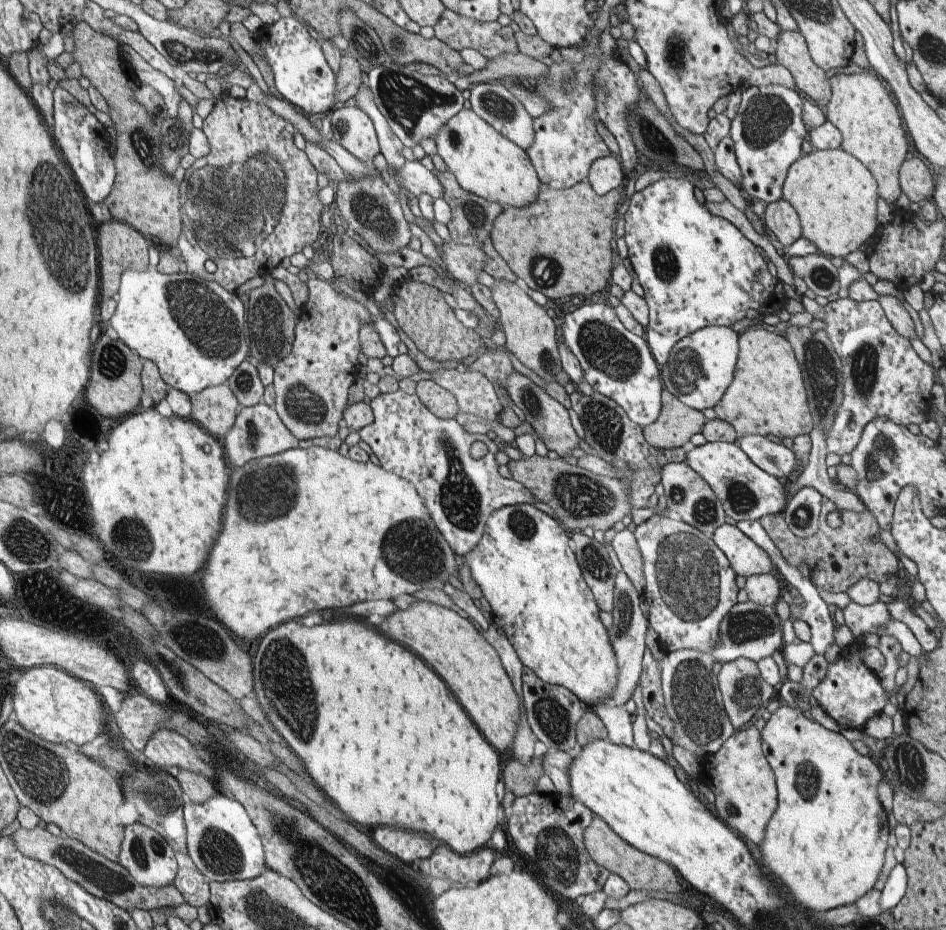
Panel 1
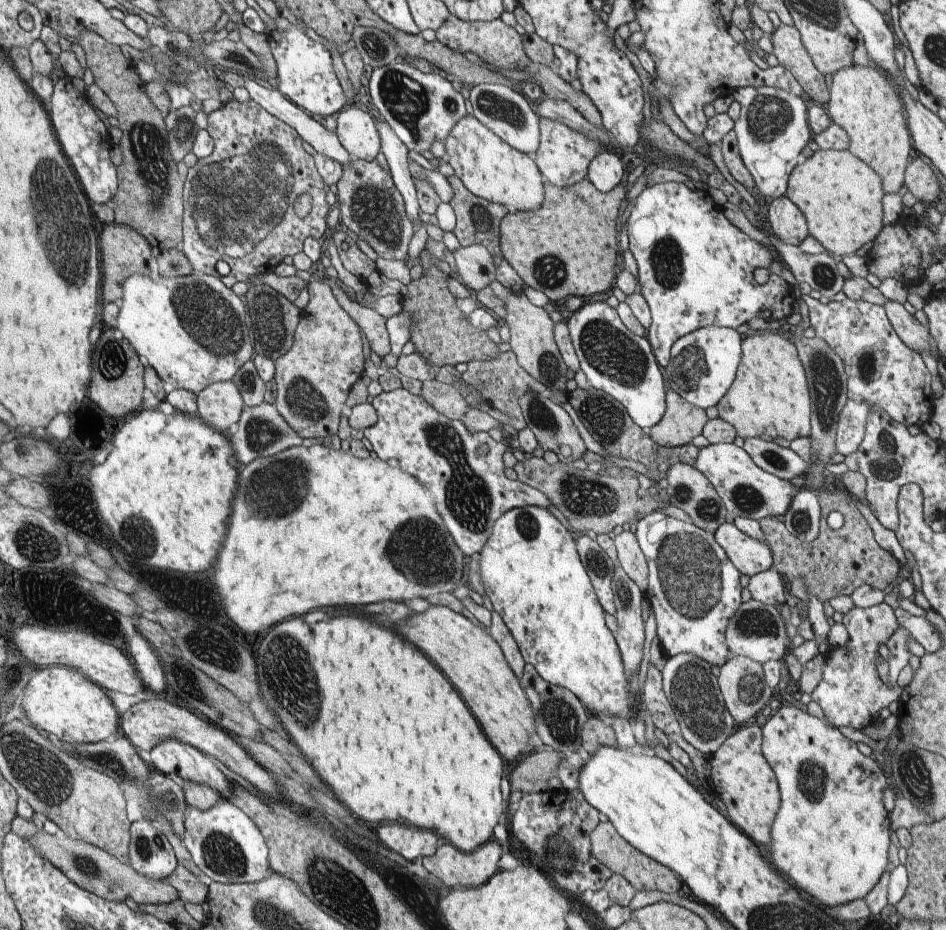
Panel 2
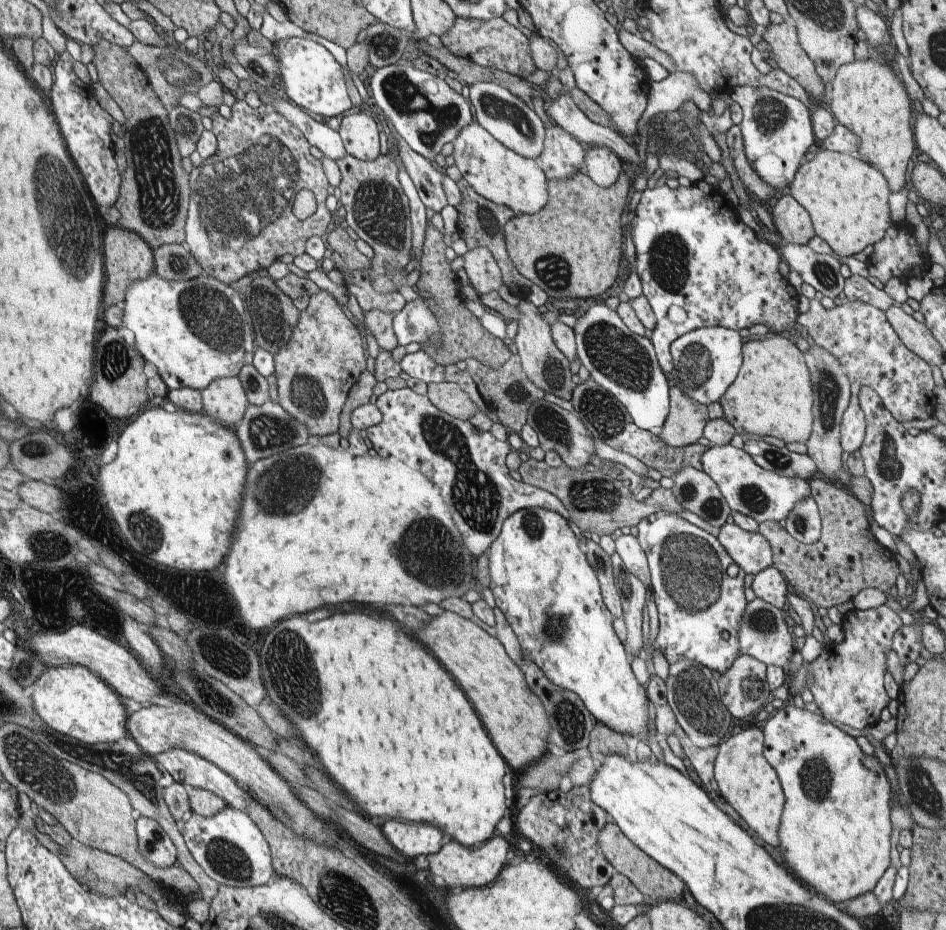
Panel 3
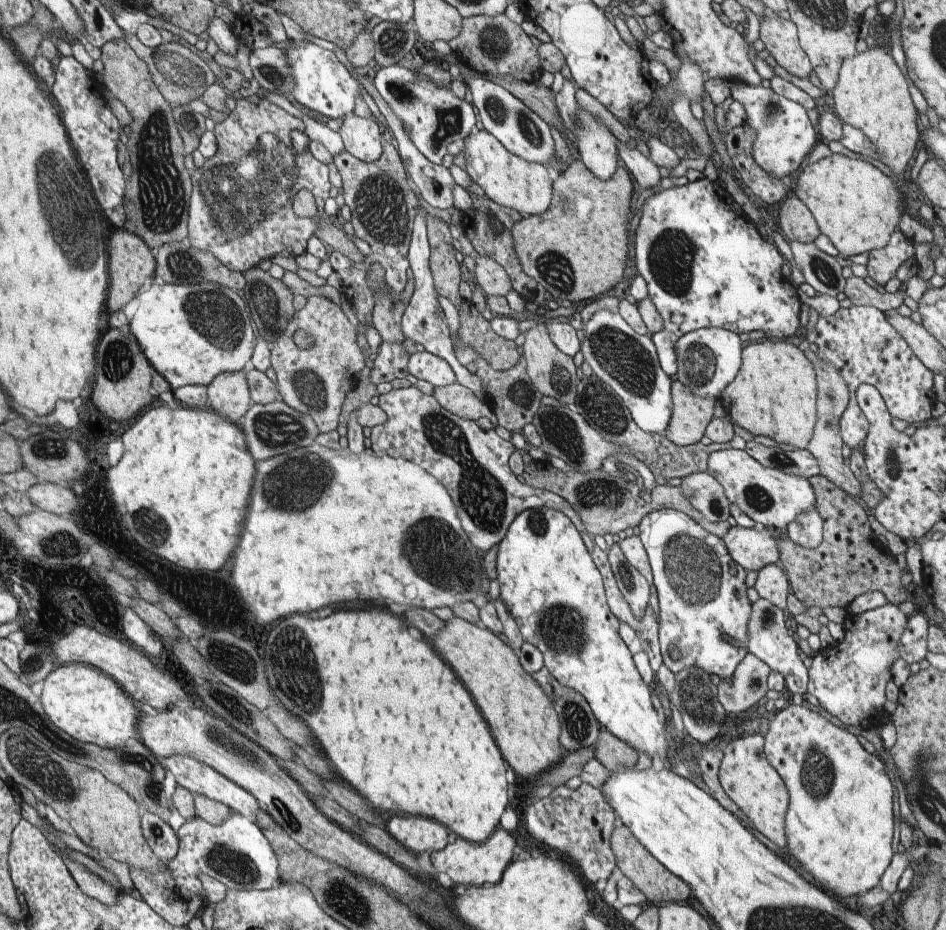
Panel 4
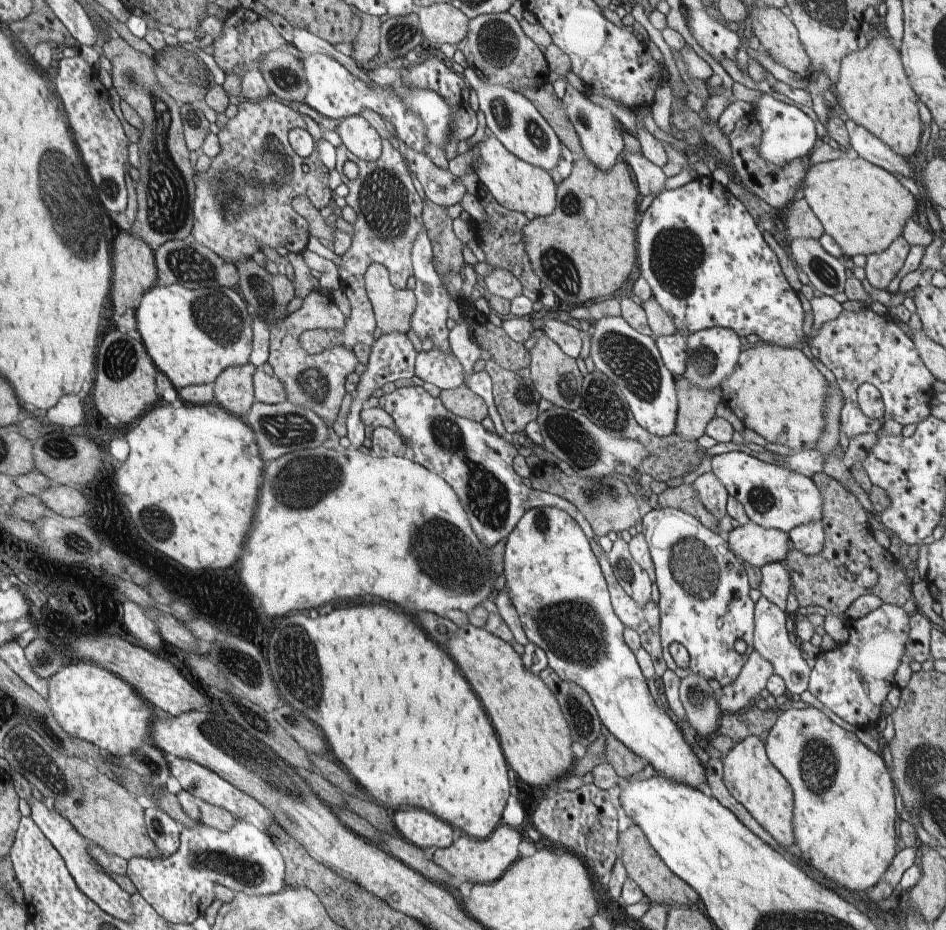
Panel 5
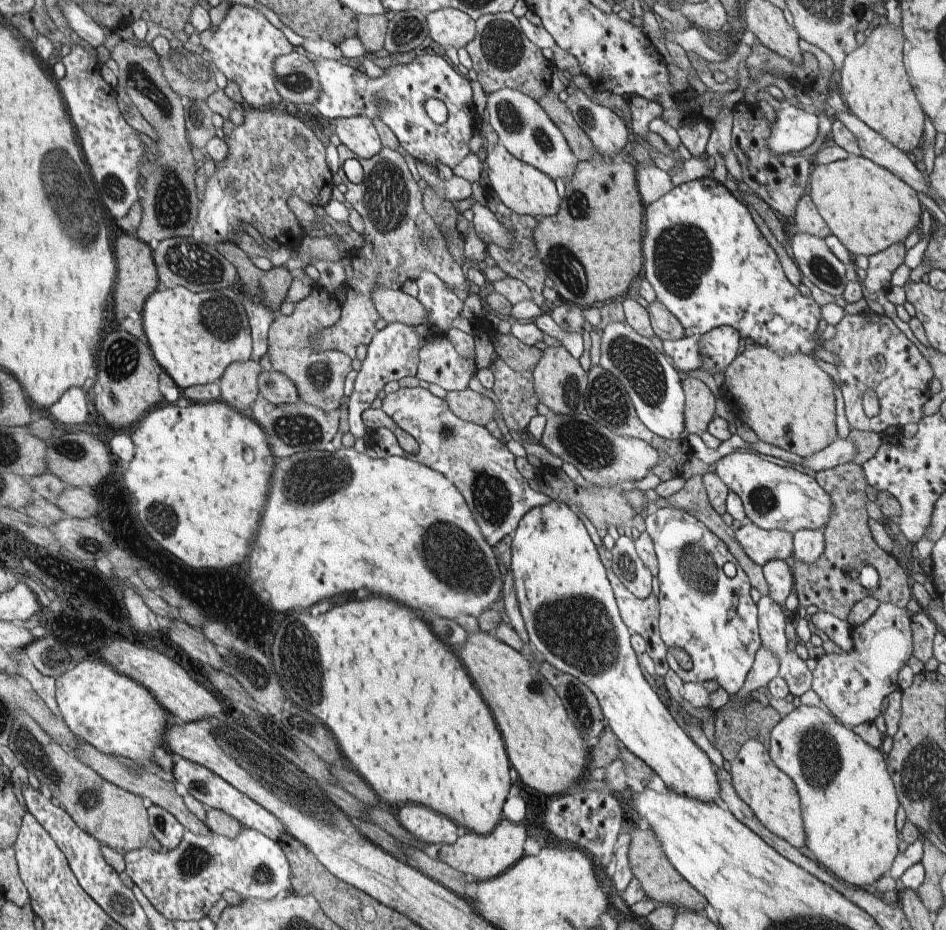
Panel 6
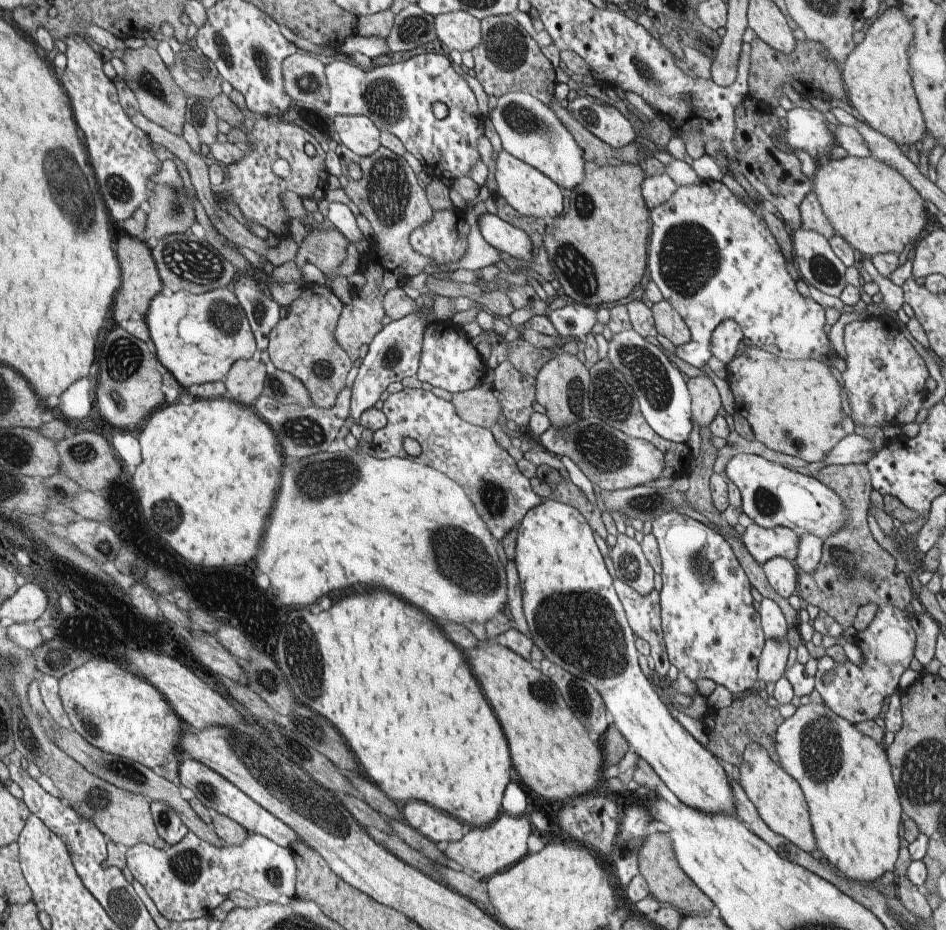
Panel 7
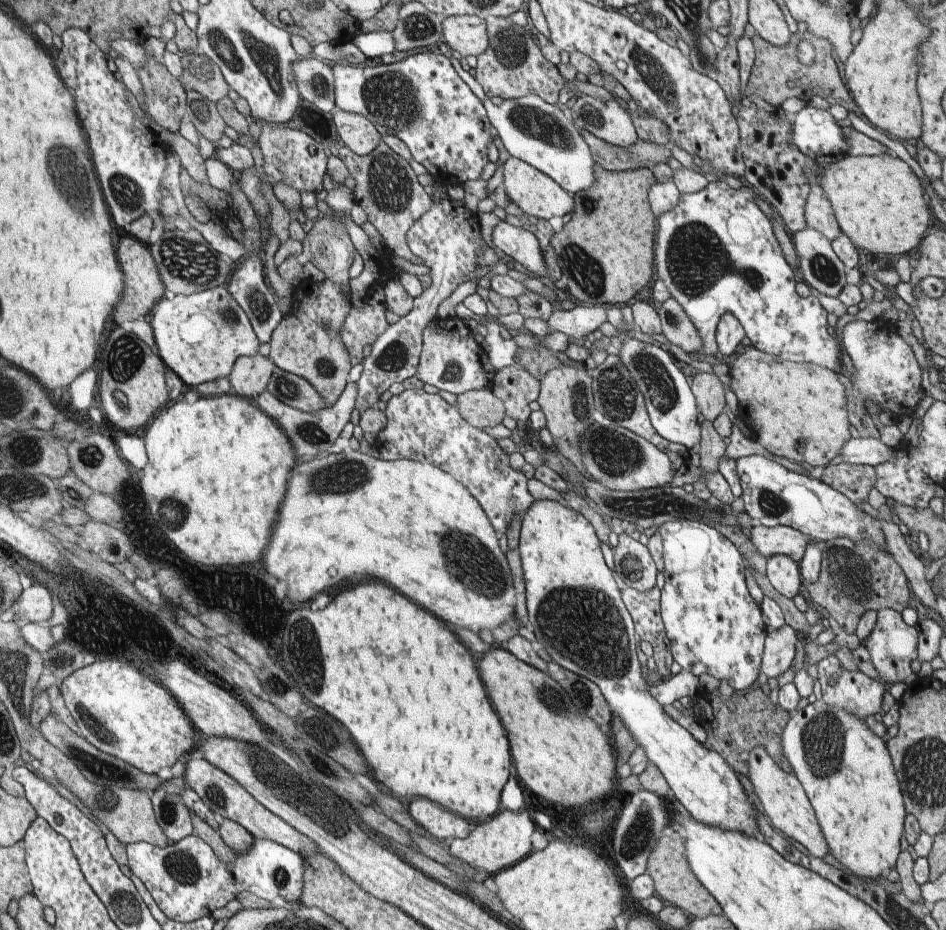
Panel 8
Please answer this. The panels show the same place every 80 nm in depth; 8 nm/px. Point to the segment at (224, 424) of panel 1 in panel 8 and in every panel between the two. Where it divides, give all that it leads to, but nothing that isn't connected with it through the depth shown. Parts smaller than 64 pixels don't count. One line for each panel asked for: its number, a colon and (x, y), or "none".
2: (221, 404)
3: (225, 399)
4: (229, 394)
5: (233, 389)
6: (239, 385)
7: (245, 382)
8: (251, 375)

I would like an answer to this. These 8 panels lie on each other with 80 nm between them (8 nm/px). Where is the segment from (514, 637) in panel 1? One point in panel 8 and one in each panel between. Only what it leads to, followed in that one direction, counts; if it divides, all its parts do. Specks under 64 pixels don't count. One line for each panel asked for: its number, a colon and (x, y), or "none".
2: (532, 573)
3: (540, 577)
4: (548, 581)
5: (555, 582)
6: (567, 604)
7: (574, 616)
8: (574, 606)

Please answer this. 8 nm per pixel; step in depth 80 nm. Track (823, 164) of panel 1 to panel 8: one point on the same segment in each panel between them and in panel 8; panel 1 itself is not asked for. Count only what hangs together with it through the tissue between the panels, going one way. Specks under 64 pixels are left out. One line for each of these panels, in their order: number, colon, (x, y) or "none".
2: (841, 196)
3: (847, 199)
4: (858, 207)
5: (864, 208)
6: (868, 208)
7: (869, 203)
8: (879, 203)

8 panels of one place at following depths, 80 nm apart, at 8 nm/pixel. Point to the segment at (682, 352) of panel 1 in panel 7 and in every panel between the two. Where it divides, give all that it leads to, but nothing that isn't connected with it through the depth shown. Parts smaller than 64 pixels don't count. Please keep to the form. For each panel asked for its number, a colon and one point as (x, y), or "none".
2: (703, 364)
3: (706, 361)
4: (708, 359)
5: (713, 353)
6: (719, 347)
7: (724, 342)

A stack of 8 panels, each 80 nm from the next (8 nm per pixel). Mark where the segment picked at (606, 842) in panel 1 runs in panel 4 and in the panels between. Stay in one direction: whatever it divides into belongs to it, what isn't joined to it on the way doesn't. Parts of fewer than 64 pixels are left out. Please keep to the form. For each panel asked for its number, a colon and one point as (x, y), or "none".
2: (644, 873)
3: (649, 876)
4: (651, 877)

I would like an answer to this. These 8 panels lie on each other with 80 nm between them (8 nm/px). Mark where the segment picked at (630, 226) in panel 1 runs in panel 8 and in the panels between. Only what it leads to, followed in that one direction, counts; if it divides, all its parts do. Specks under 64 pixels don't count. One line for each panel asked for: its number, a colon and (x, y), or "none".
2: (696, 269)
3: (701, 265)
4: (705, 265)
5: (708, 265)
6: (709, 264)
7: (714, 259)
8: (715, 250)

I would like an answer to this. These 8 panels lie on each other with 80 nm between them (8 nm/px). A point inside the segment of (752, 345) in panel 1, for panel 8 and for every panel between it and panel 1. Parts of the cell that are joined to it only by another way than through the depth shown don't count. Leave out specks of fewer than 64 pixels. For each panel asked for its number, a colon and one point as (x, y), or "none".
2: (770, 396)
3: (772, 395)
4: (774, 393)
5: (778, 392)
6: (788, 400)
7: (794, 407)
8: (797, 410)

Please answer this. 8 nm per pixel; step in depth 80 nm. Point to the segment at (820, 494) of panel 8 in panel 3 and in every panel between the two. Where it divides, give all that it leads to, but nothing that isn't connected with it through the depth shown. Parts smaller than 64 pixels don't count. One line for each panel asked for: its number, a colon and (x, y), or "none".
3: (747, 488)
4: (771, 498)
5: (774, 497)
6: (773, 497)
7: (772, 495)

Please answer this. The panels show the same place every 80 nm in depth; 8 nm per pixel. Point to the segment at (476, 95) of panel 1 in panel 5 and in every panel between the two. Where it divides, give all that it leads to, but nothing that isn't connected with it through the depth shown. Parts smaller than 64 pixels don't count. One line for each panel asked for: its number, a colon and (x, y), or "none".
2: (508, 113)
3: (509, 119)
4: (524, 133)
5: (516, 122)

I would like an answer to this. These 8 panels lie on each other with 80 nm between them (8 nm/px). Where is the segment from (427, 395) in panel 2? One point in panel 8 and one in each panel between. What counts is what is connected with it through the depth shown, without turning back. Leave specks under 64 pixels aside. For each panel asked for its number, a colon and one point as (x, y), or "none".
3: (449, 397)
4: (461, 401)
5: (463, 402)
6: (474, 407)
7: (479, 406)
8: (482, 408)

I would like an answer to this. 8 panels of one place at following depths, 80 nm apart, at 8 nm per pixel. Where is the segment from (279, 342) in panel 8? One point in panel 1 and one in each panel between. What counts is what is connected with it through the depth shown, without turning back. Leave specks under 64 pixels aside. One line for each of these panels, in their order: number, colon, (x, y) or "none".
1: (312, 383)
2: (313, 379)
3: (315, 369)
4: (315, 381)
5: (316, 381)
6: (319, 375)
7: (303, 343)

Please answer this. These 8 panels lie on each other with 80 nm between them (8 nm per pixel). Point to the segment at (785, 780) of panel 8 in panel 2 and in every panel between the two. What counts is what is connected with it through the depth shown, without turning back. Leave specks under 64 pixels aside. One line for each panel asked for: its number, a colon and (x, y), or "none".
2: (744, 781)
3: (747, 781)
4: (746, 776)
5: (751, 778)
6: (772, 795)
7: (780, 801)

